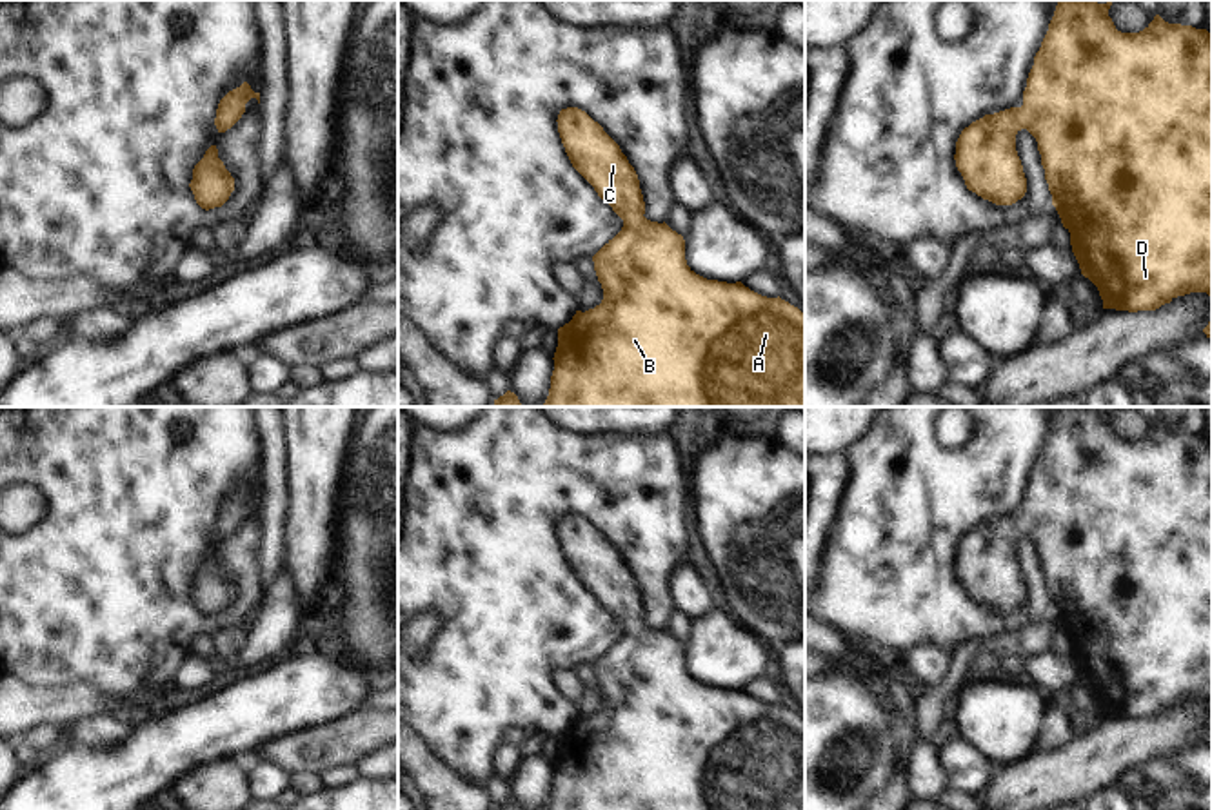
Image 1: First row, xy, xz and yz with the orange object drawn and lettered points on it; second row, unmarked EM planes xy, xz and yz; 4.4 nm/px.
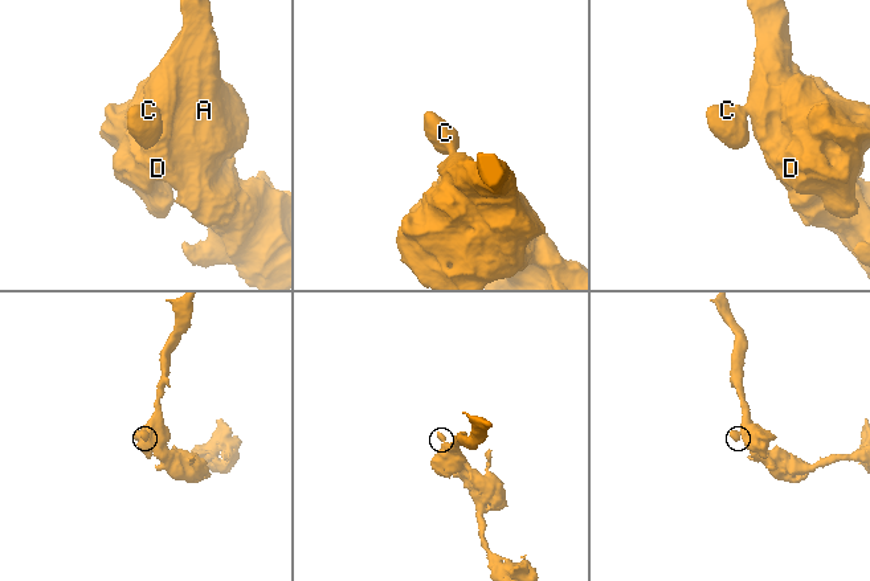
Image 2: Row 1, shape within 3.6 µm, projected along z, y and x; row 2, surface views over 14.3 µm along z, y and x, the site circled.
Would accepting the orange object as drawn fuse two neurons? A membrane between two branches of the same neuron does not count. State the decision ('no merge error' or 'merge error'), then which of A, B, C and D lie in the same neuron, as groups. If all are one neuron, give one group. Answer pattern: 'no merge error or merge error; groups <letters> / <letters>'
no merge error; groups A B C D

